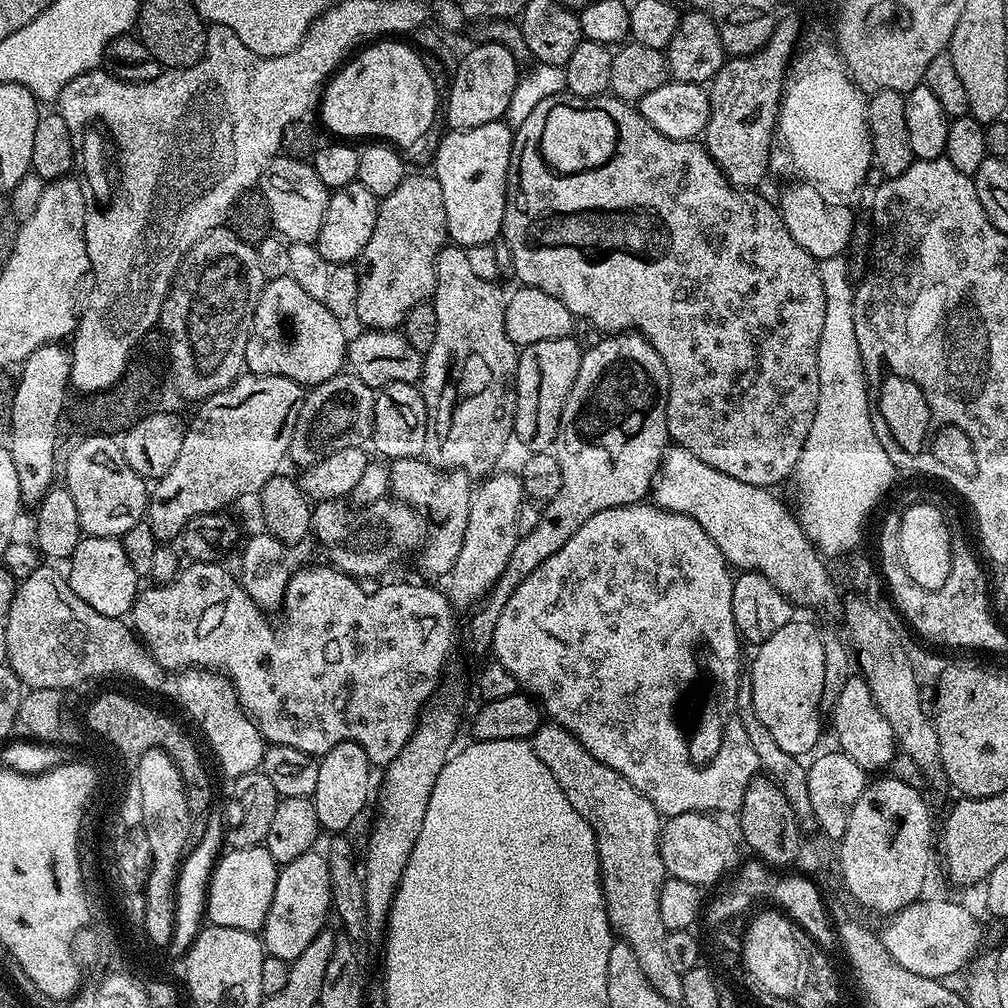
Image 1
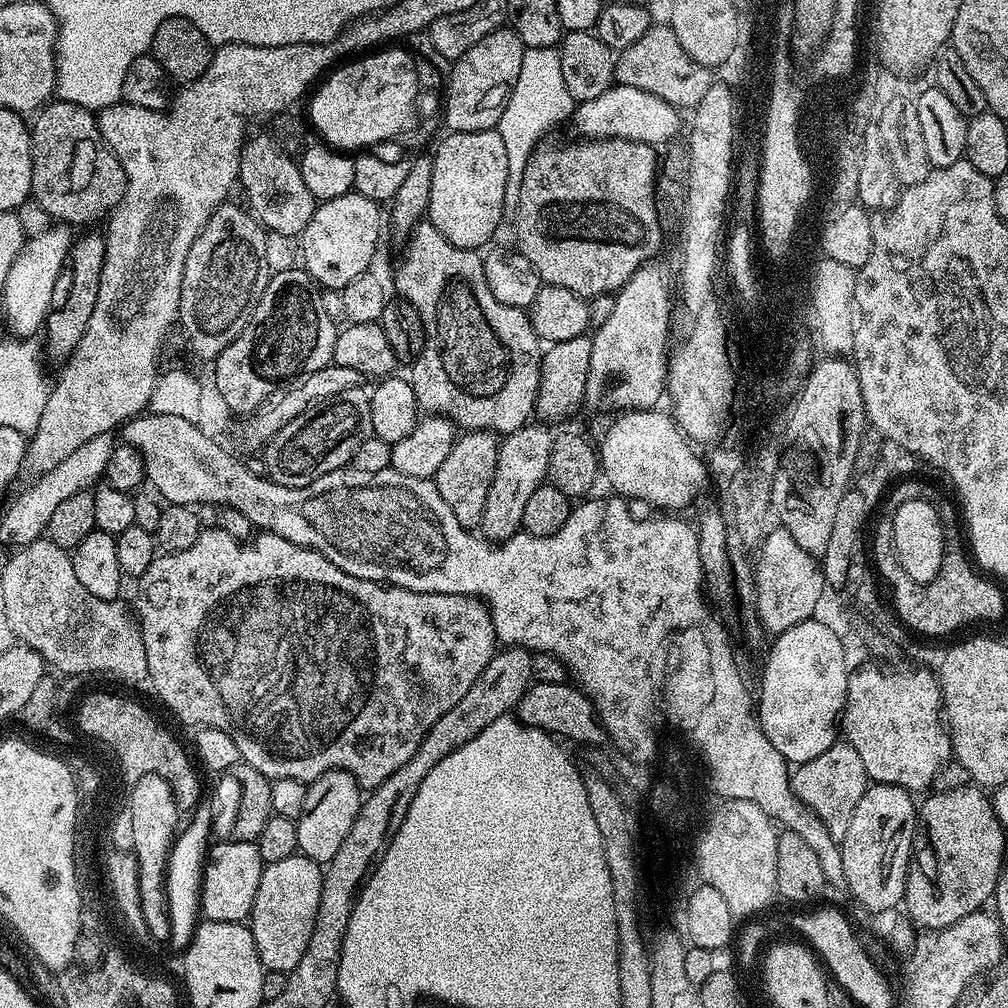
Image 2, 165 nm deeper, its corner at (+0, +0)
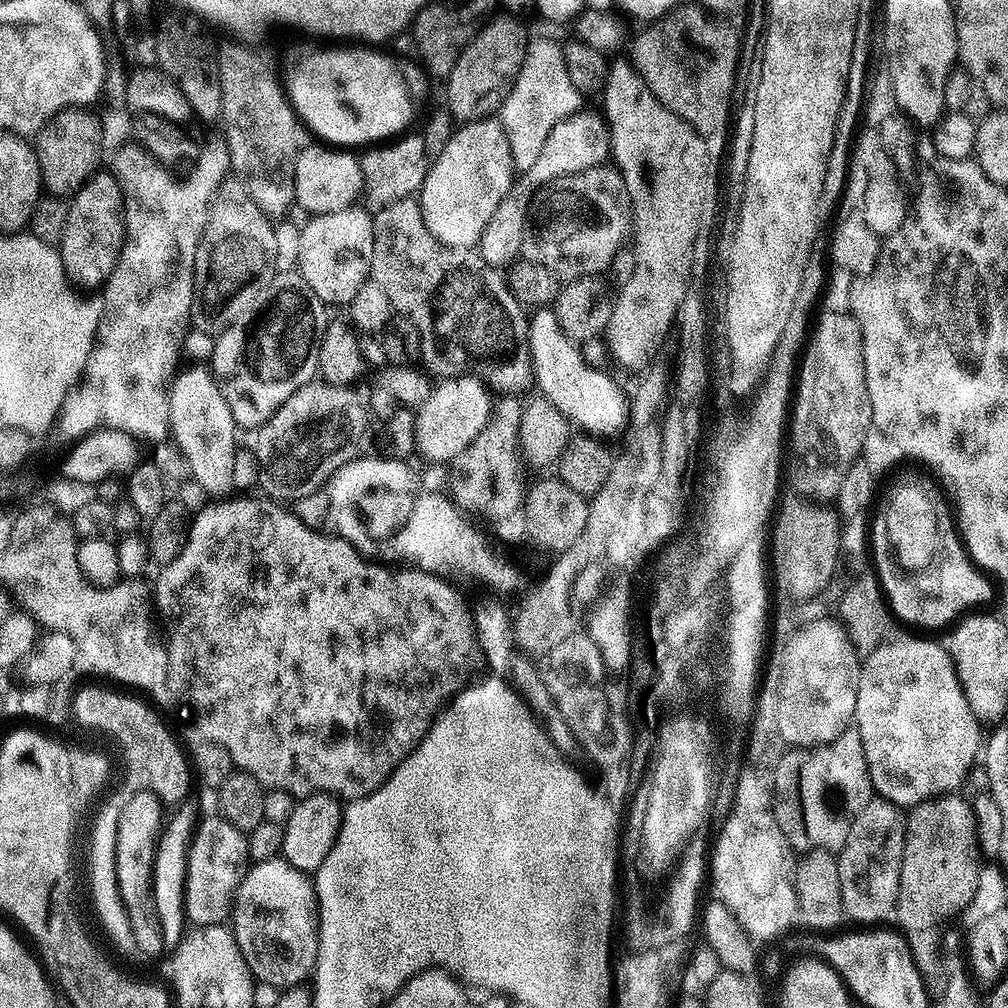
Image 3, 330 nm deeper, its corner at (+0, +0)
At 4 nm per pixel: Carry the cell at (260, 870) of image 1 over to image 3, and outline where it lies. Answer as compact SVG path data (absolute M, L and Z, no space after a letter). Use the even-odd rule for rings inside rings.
M213 814L209 820L201 819L194 829L187 851L187 880L184 884L184 911L187 919L196 926L224 924L232 915L232 900L236 897L236 888L249 867L247 835L219 815Z

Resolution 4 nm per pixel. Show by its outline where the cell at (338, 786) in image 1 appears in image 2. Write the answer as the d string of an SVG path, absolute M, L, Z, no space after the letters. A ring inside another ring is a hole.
M331 768L326 774L311 781L307 785L307 790L302 814L295 821L298 830L298 852L299 855L324 866L334 858L334 854L338 854L342 842L346 842L346 834L350 834L350 826L354 826L358 818L362 803L362 789L349 772Z

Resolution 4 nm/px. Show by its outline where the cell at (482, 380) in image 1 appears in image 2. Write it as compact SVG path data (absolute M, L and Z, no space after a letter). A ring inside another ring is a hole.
M427 222L411 229L408 238L404 257L396 268L396 288L418 310L424 323L424 349L410 366L410 383L416 401L421 409L451 420L460 430L493 434L518 430L533 419L540 389L542 341L536 335L531 315L523 308L503 305L494 298L486 284L479 251L454 246Z

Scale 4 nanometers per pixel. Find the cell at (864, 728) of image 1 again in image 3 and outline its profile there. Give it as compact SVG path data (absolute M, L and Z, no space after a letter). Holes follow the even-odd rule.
M908 636L905 640L889 639L888 643L880 644L873 652L863 657L858 678L858 702L856 703L856 719L854 727L862 738L862 750L866 750L866 766L870 774L870 782L877 797L883 798L901 806L915 806L924 800L933 800L935 796L946 796L957 791L959 784L963 785L968 779L969 772L977 763L982 752L982 732L980 736L981 721L976 719L974 710L970 710L970 702L958 682L956 665L948 657L947 647L943 643L935 644L932 640L915 640Z

